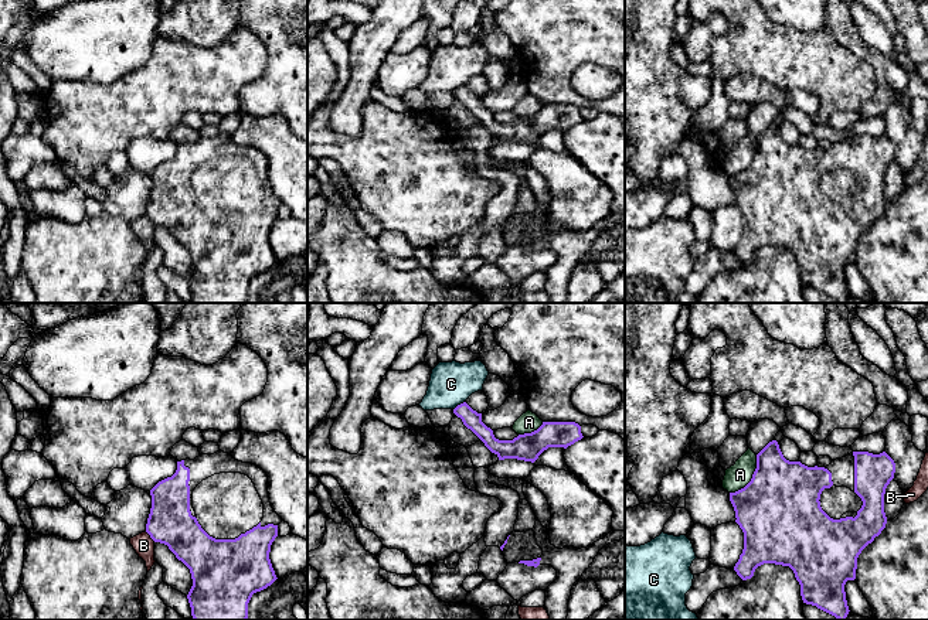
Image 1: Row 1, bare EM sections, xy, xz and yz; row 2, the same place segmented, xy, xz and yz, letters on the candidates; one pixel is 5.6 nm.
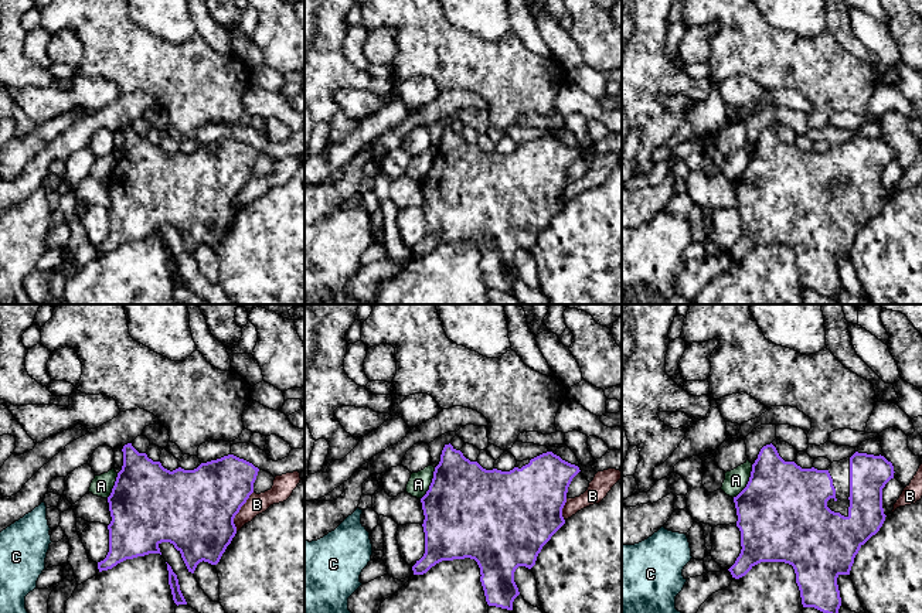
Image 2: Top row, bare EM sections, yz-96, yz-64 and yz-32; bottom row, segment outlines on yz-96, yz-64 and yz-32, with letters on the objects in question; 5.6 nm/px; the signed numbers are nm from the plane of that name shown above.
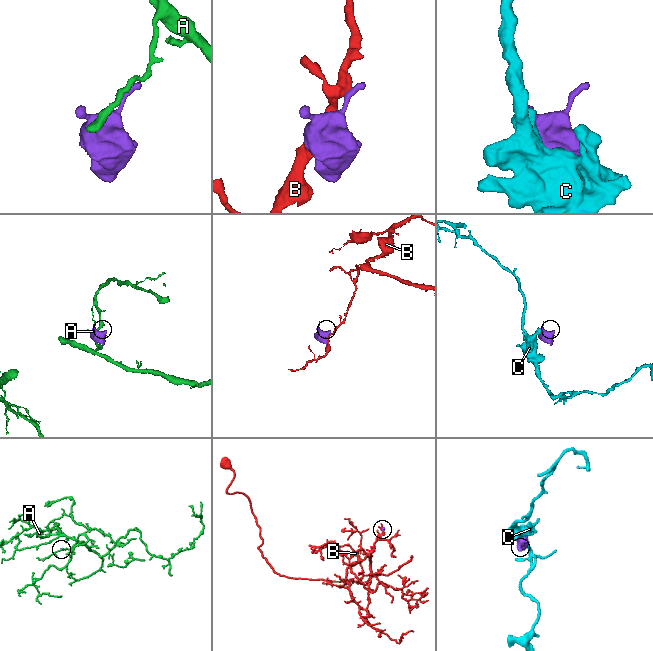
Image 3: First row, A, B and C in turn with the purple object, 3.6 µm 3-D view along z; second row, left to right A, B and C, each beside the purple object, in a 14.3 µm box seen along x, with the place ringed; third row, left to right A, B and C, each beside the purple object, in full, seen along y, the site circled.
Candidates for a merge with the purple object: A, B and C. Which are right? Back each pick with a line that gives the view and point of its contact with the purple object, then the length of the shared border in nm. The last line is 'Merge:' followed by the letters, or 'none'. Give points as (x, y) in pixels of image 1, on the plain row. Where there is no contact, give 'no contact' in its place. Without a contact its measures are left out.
Merge: none

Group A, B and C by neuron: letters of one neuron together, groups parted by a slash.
A / B / C

